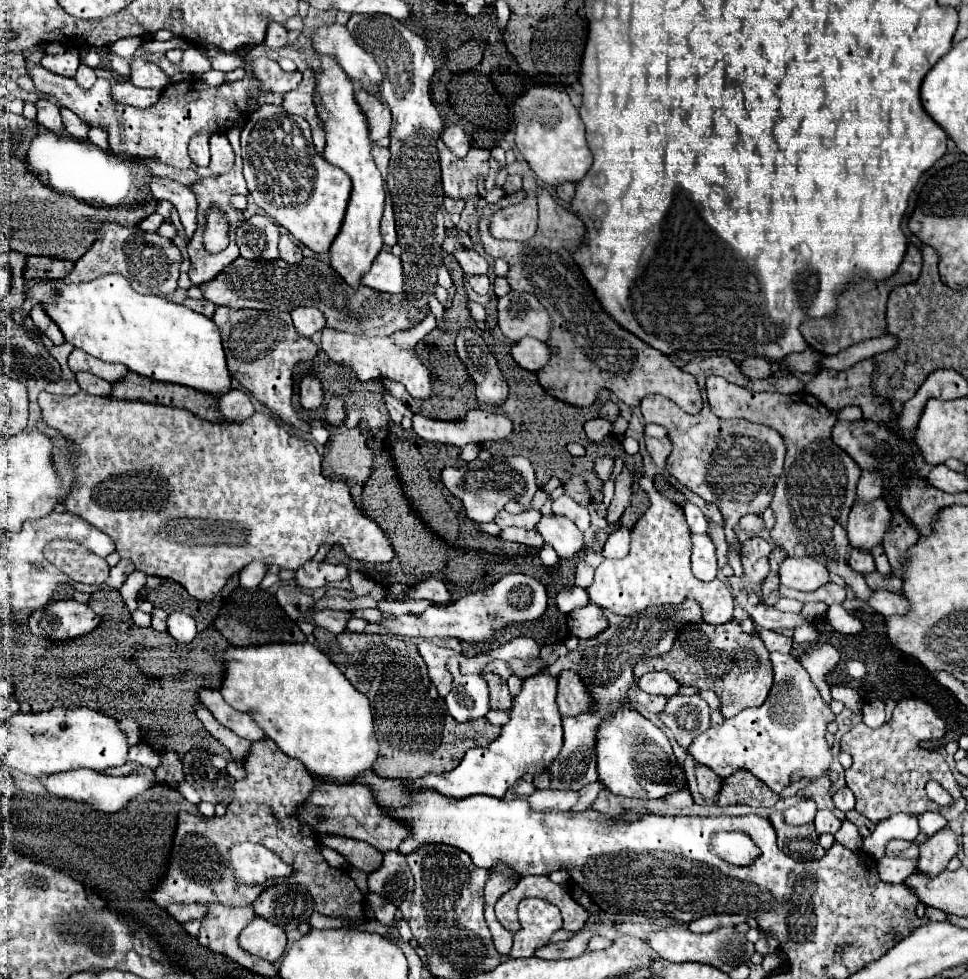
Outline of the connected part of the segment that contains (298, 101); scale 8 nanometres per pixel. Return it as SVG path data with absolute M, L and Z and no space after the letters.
M308 69L308 71L304 71L304 79L298 85L298 89L292 89L290 93L284 95L282 107L288 113L300 115L300 117L304 117L310 123L316 151L322 155L322 149L324 149L324 133L322 133L322 125L320 125L316 107L312 103L312 93L314 93L314 73Z

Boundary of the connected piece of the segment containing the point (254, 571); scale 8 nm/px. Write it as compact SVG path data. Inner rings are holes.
M252 561L250 565L246 565L242 571L240 571L240 587L242 589L254 589L260 585L262 577L266 573L266 565L260 563L260 561Z

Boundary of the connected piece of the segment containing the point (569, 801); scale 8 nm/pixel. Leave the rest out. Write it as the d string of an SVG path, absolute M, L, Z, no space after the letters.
M544 789L534 791L528 797L528 803L536 811L568 811L576 805L578 791L560 791L560 789Z

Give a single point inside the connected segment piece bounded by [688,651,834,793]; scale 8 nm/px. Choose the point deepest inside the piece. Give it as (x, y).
(784, 736)

